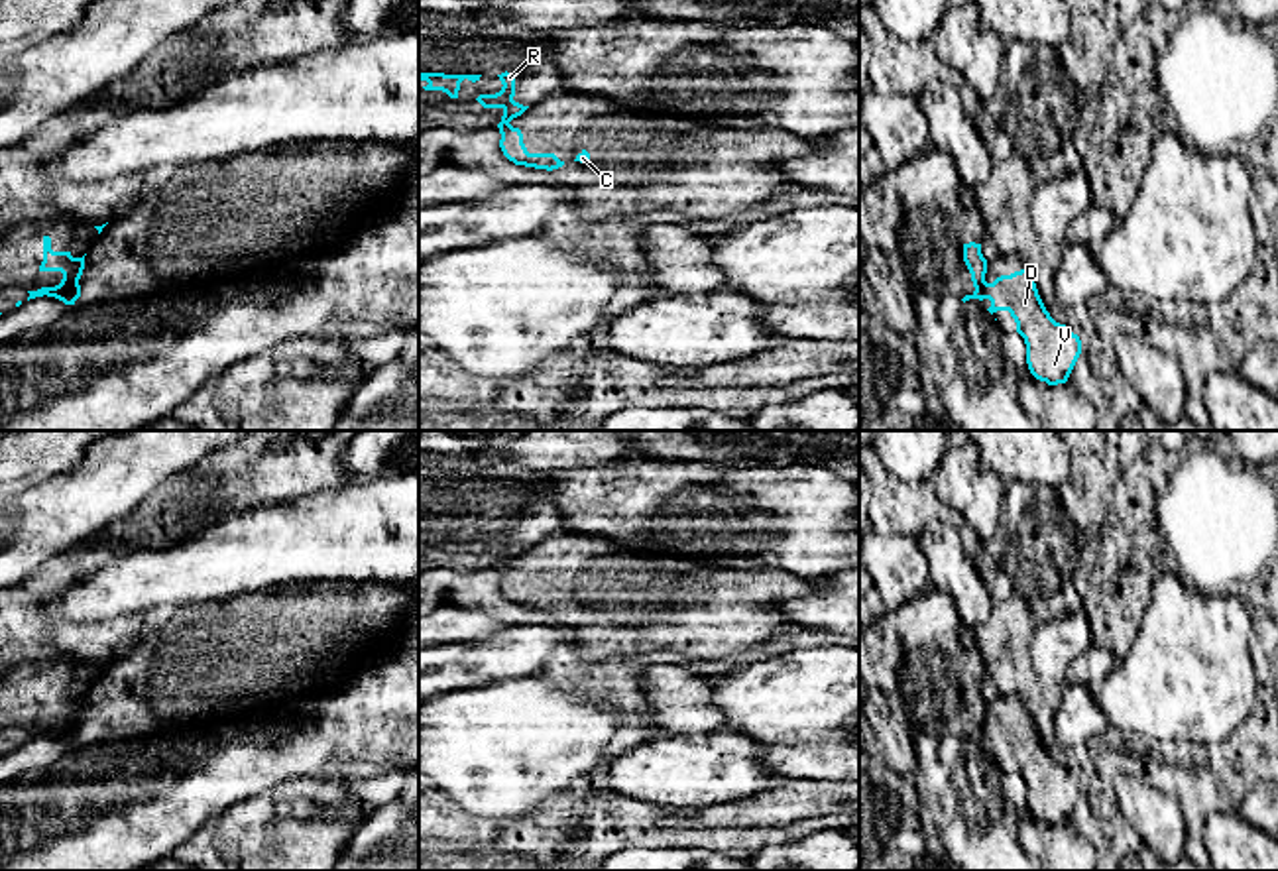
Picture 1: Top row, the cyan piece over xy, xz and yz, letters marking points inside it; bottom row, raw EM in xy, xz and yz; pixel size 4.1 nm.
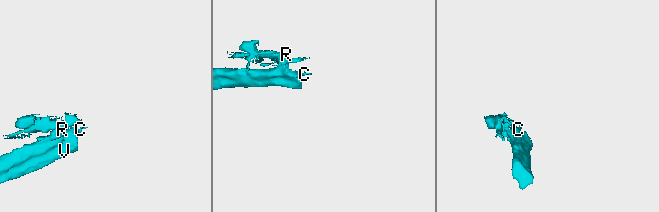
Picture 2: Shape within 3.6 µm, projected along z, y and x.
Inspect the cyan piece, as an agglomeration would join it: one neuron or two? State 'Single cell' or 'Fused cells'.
Fused cells

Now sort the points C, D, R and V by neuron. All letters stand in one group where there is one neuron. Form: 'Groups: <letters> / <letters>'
Groups: C D V / R

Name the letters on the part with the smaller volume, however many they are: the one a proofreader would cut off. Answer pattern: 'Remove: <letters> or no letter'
Remove: R

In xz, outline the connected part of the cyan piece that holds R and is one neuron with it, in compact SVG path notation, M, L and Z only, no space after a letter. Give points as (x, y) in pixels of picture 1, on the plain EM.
M505 511L497 517L503 525L501 531L495 535L480 535L476 541L484 549L501 549L503 551L501 558L521 556L529 547L523 547L523 545L513 541L513 537L515 537L515 515Z

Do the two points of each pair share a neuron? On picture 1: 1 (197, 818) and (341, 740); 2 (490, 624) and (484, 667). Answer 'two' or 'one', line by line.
1: one
2: two

